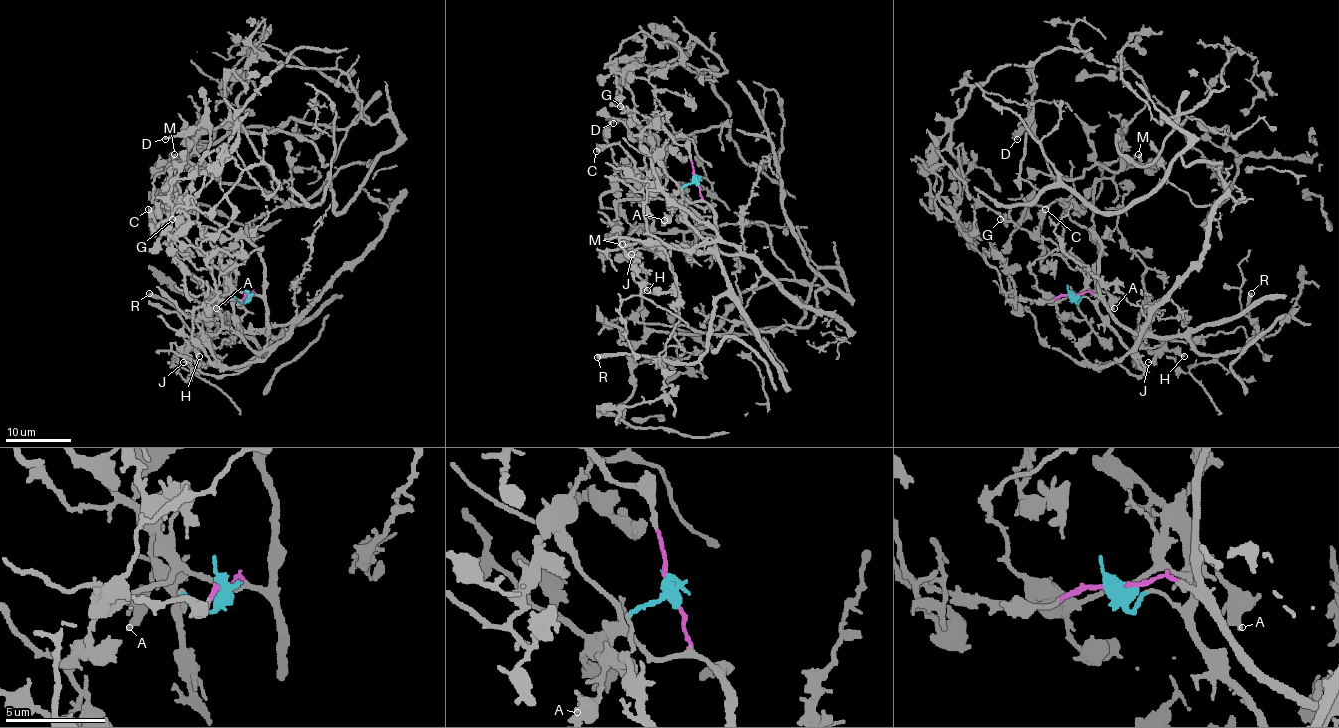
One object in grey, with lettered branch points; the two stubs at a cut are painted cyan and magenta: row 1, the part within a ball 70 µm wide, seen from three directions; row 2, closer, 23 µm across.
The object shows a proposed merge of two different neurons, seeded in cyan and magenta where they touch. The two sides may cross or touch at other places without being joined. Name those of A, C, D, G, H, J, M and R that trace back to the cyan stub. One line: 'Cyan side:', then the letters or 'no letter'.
Cyan side: A, C, G, H, J

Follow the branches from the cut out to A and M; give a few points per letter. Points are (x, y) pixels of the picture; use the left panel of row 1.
A: (247, 296), (244, 302), (234, 297), (234, 300), (226, 287), (216, 309)
M: (247, 294), (262, 292), (264, 259), (244, 238), (234, 238), (186, 203), (168, 179), (175, 154)

